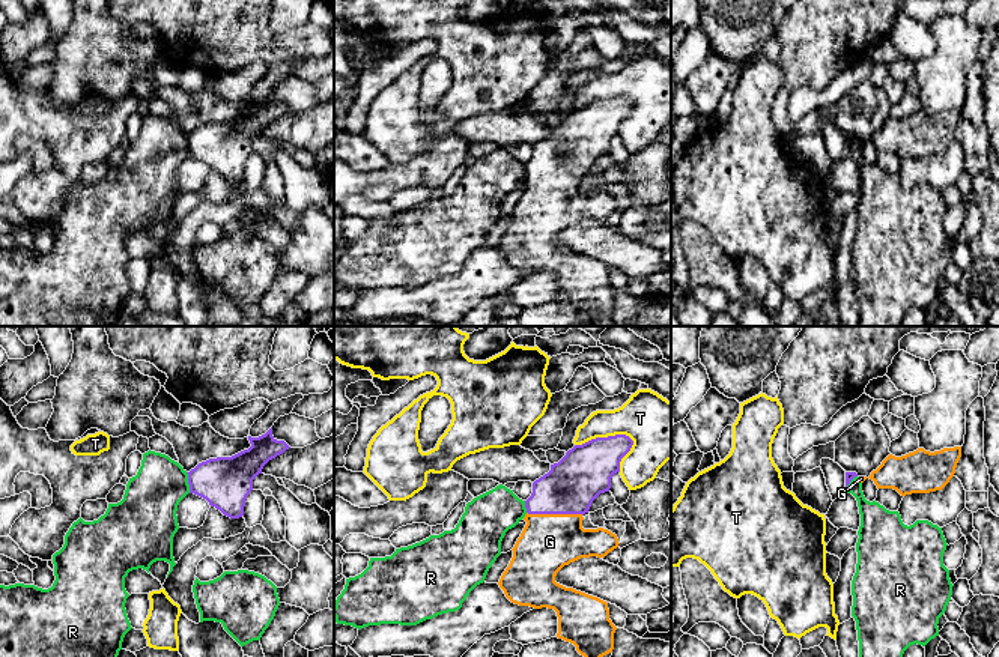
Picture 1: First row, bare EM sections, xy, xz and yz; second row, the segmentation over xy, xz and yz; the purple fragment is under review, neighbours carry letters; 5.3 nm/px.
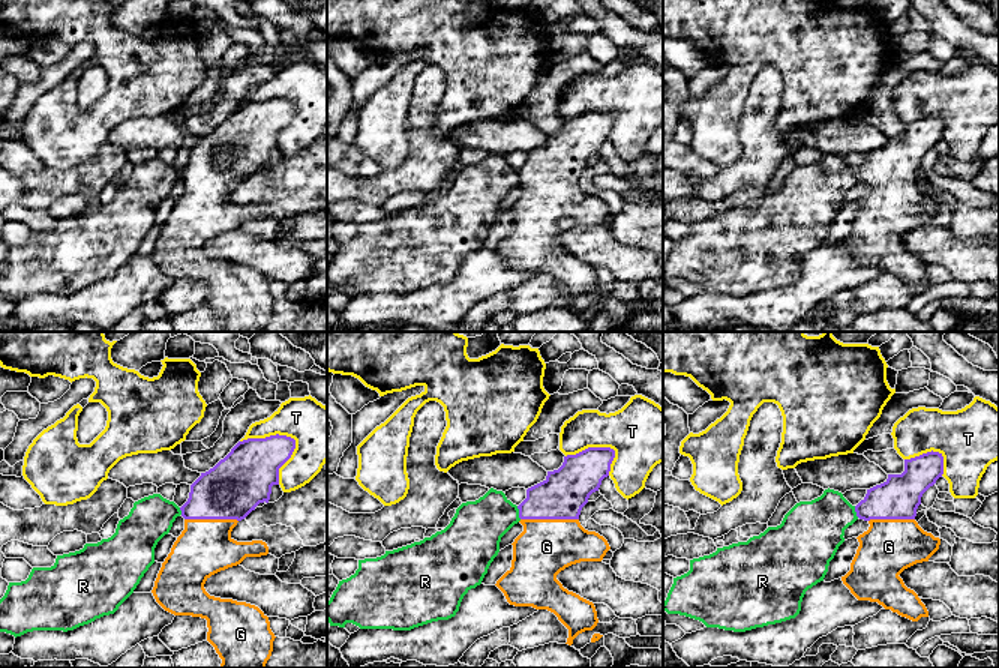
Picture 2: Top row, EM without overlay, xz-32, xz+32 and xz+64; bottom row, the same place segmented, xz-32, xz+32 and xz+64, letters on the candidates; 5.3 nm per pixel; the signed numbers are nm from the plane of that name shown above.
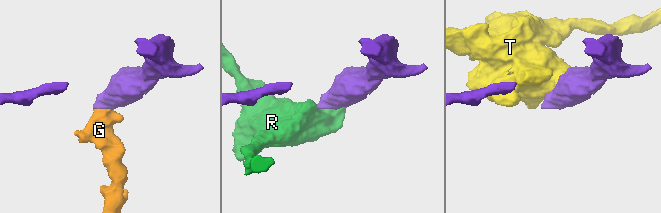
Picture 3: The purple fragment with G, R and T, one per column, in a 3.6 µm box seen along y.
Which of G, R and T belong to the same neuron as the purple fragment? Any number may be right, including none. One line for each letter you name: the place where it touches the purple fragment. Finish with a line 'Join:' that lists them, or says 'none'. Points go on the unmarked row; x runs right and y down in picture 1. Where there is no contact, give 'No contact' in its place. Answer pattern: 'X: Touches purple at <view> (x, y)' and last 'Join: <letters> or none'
G: Touches purple at xz (555, 176)
Join: G

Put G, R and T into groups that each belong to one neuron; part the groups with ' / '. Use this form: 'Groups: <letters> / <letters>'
Groups: G / R / T

